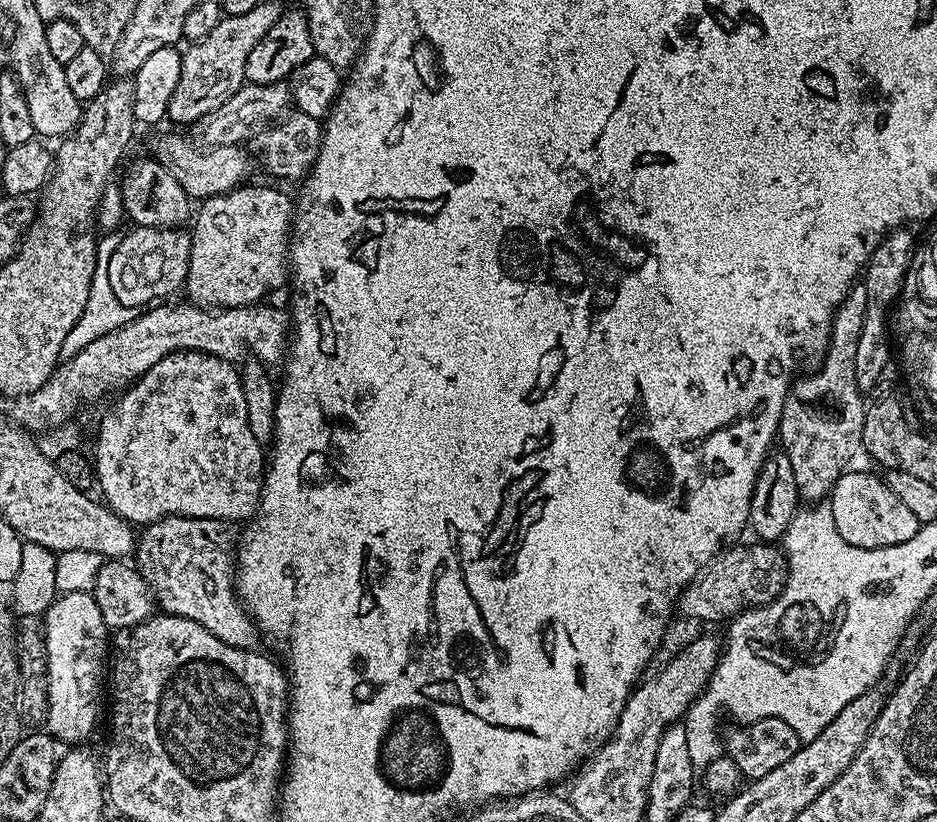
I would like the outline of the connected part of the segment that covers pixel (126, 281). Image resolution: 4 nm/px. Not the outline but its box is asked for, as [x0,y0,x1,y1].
[108,226,192,306]

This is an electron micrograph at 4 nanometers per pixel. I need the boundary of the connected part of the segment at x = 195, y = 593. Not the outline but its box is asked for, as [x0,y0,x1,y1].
[134,516,262,650]

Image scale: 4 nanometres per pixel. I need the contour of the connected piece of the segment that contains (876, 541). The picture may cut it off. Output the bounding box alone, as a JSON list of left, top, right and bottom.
[830,470,921,548]

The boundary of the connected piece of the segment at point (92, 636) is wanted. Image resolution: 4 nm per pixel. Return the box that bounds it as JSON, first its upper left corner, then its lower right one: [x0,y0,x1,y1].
[42,592,110,742]

